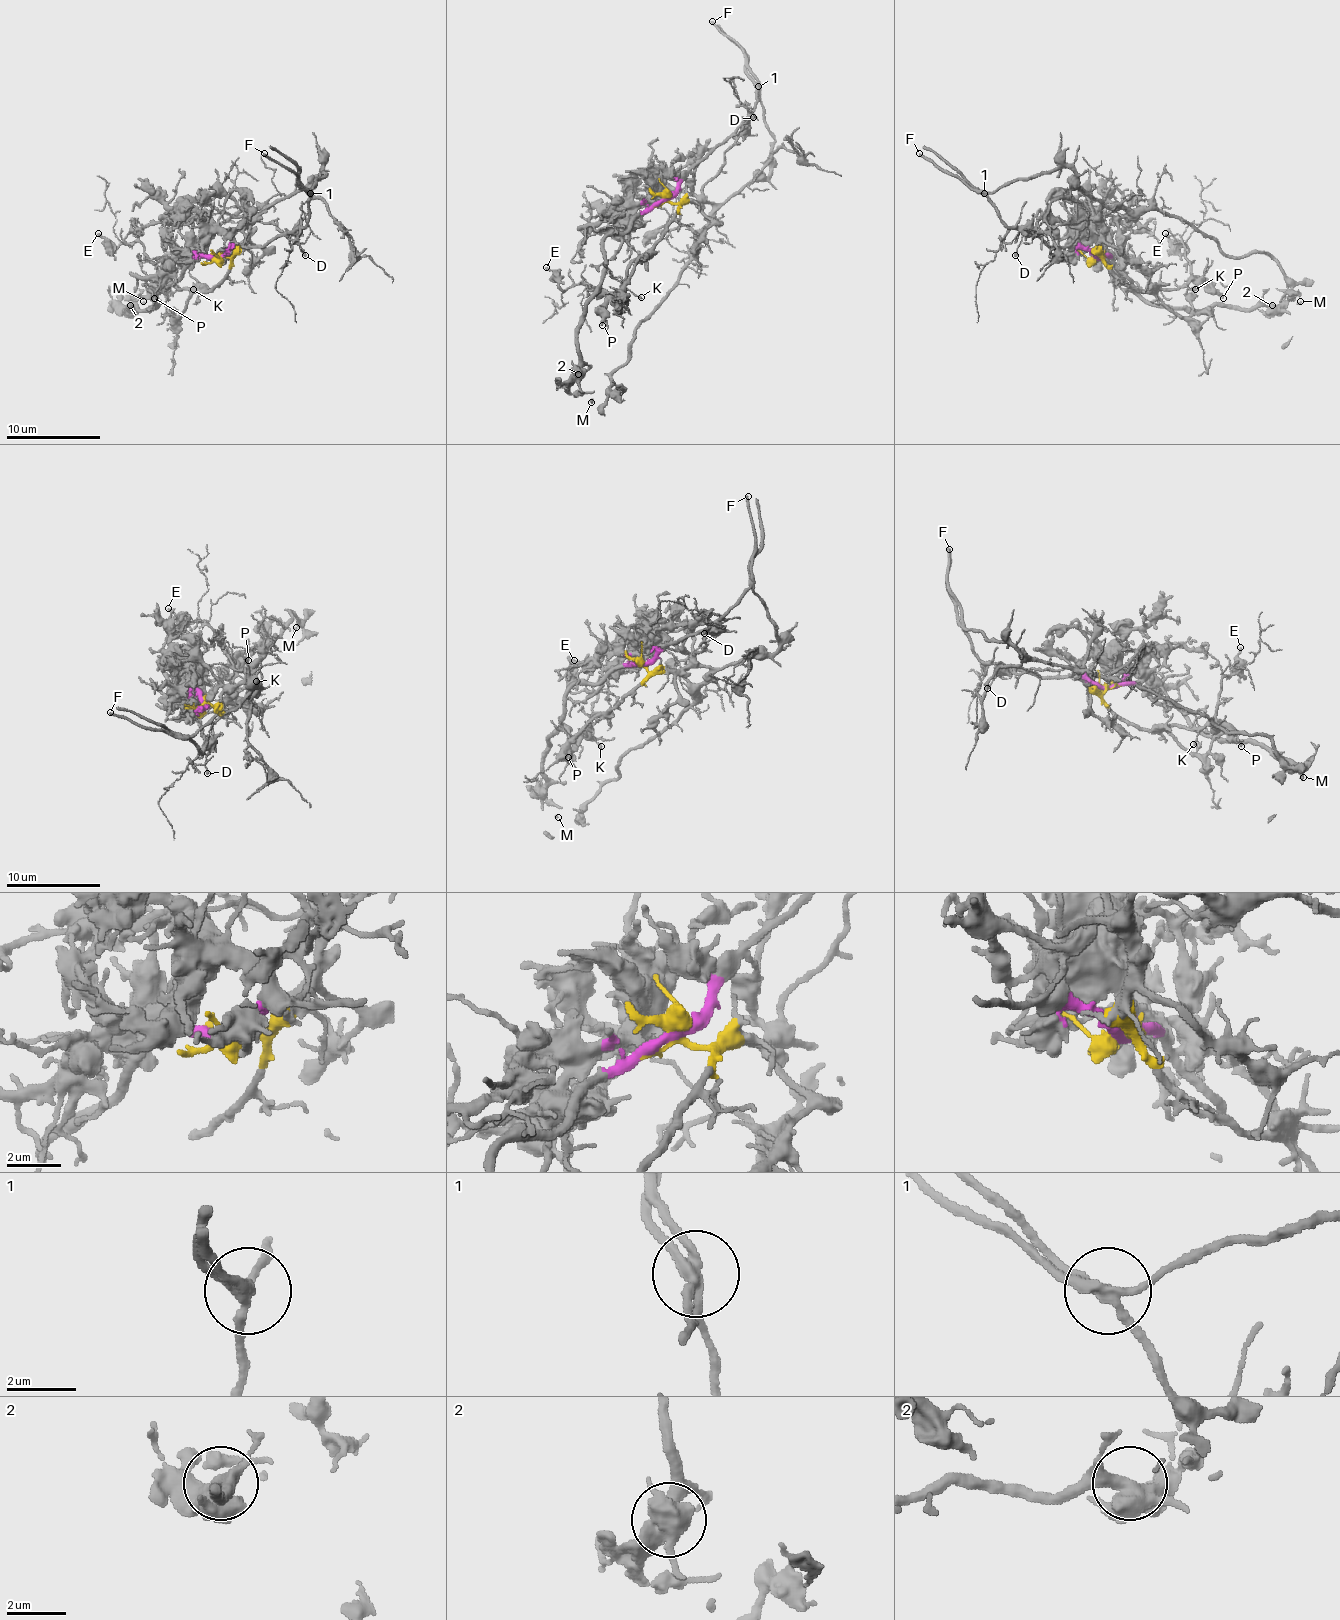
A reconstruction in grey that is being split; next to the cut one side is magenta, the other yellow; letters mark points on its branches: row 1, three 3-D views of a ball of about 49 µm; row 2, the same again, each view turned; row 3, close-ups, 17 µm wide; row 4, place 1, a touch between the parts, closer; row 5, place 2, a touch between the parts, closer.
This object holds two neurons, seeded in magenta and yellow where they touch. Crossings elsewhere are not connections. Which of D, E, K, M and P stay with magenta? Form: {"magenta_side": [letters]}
{"magenta_side": ["D", "M"]}

